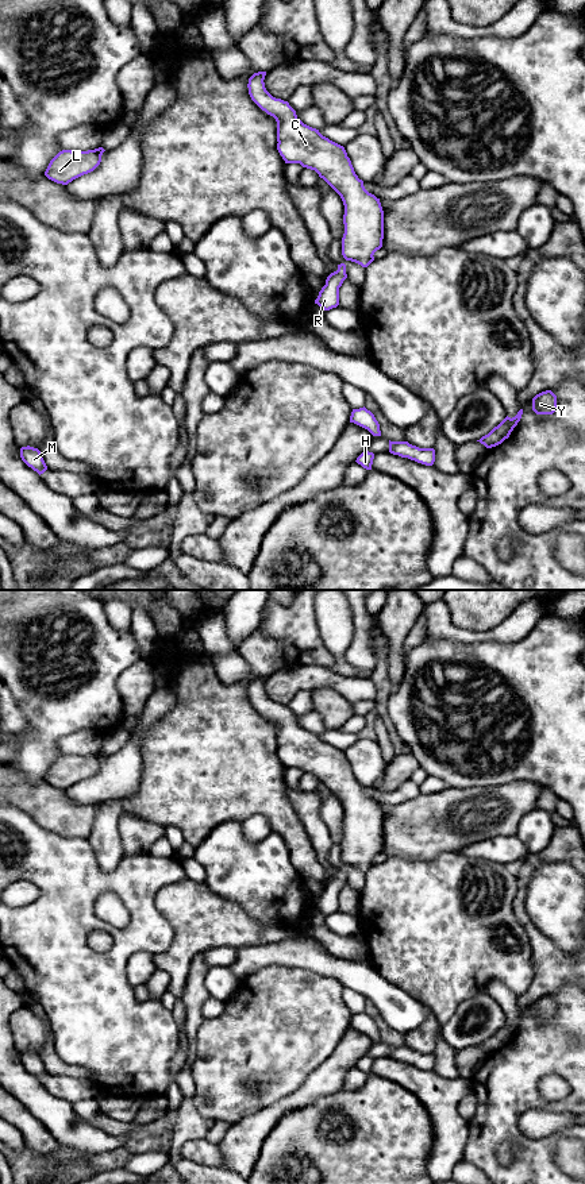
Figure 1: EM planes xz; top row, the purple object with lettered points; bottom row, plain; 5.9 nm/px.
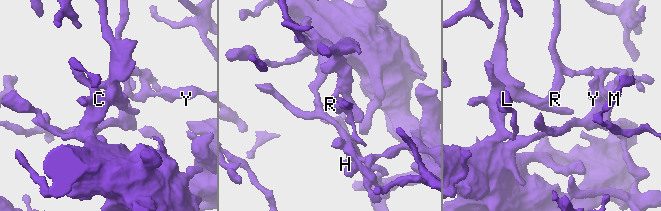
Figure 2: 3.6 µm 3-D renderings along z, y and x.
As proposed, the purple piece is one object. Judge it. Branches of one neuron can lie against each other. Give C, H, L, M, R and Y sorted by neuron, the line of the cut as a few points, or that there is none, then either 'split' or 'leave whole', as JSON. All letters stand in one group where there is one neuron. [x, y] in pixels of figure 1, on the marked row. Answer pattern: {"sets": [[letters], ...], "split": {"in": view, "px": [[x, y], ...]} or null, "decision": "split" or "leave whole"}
{"sets": [["C", "H", "L", "M", "R", "Y"]], "split": null, "decision": "leave whole"}

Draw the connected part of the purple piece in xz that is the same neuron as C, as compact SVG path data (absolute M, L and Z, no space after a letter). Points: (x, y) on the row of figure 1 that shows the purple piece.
M266 72L254 73L249 78L247 88L251 100L277 122L277 150L280 155L285 163L300 163L303 167L315 170L340 196L345 205L342 255L346 261L367 267L374 261L374 252L382 247L384 211L380 198L365 189L363 181L355 174L345 147L299 120L296 111L288 101L273 97L265 88L265 76Z

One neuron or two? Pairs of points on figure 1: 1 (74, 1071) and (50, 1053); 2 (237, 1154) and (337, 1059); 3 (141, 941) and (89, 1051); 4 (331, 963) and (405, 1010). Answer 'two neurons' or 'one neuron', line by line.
1: one neuron
2: one neuron
3: one neuron
4: one neuron

